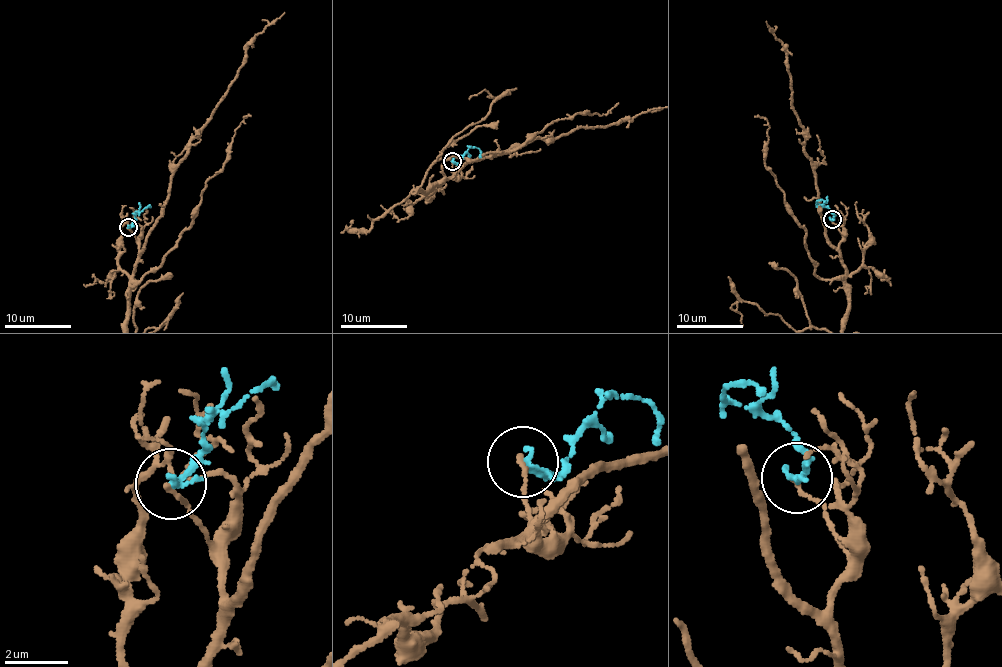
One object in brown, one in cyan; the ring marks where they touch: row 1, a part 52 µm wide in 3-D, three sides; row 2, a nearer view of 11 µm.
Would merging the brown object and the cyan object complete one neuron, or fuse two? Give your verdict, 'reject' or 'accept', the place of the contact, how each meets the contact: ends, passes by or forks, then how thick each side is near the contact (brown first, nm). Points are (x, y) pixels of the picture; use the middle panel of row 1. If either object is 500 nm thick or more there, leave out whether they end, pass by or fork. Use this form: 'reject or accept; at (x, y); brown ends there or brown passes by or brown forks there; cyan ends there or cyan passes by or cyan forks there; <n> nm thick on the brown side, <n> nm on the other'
reject; at (452, 161); brown ends there; cyan ends there; 140 nm thick on the brown side, 260 nm on the other

